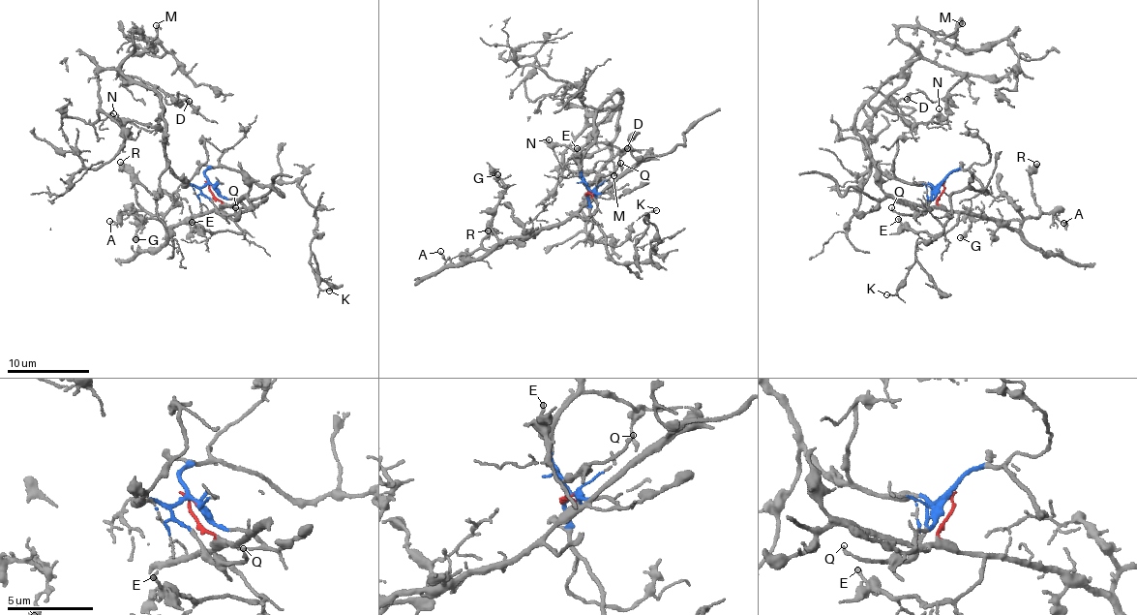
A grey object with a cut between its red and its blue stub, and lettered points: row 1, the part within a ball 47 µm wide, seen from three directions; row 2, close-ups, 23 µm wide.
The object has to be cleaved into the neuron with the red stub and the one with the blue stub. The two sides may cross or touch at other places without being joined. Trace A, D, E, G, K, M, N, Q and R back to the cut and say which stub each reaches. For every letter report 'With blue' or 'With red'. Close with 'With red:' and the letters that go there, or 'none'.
A: With red
D: With blue
E: With red
G: With red
K: With blue
M: With blue
N: With blue
Q: With blue
R: With red
With red: A, E, G, R

